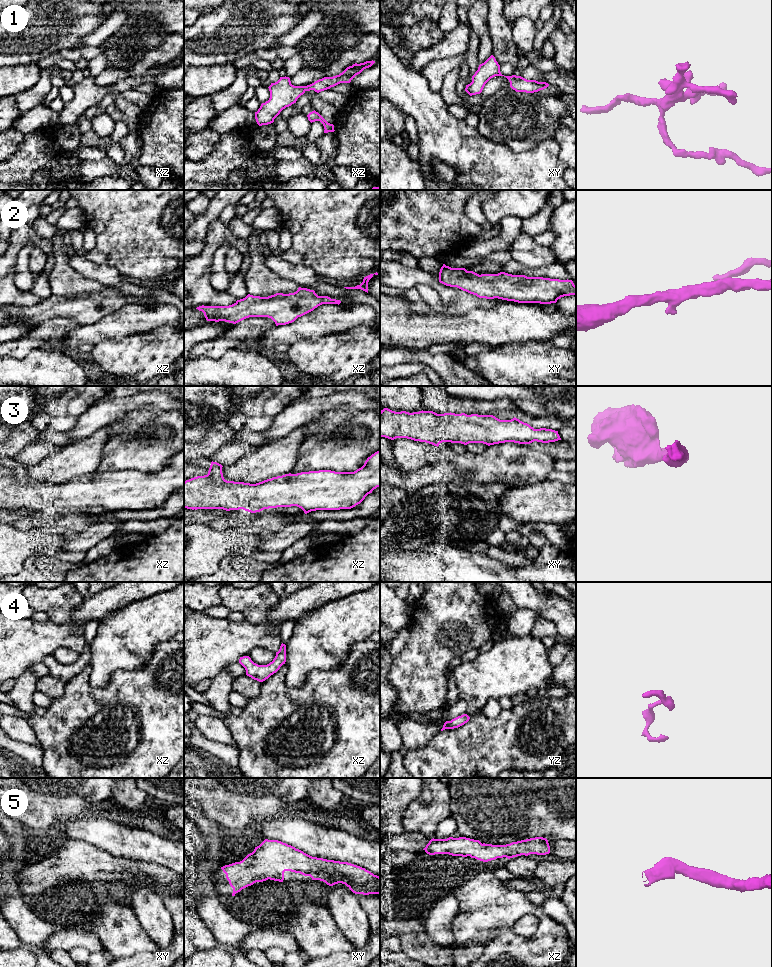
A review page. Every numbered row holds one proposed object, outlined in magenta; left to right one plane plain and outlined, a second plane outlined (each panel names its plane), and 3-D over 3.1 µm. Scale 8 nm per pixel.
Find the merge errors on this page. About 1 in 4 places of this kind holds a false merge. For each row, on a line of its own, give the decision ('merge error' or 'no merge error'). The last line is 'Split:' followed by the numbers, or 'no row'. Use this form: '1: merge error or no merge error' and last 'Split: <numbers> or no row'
1: no merge error
2: no merge error
3: no merge error
4: no merge error
5: no merge error
Split: no row

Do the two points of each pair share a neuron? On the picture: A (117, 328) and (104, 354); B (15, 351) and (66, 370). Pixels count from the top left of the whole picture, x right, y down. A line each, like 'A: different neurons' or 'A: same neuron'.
A: different neurons
B: different neurons

